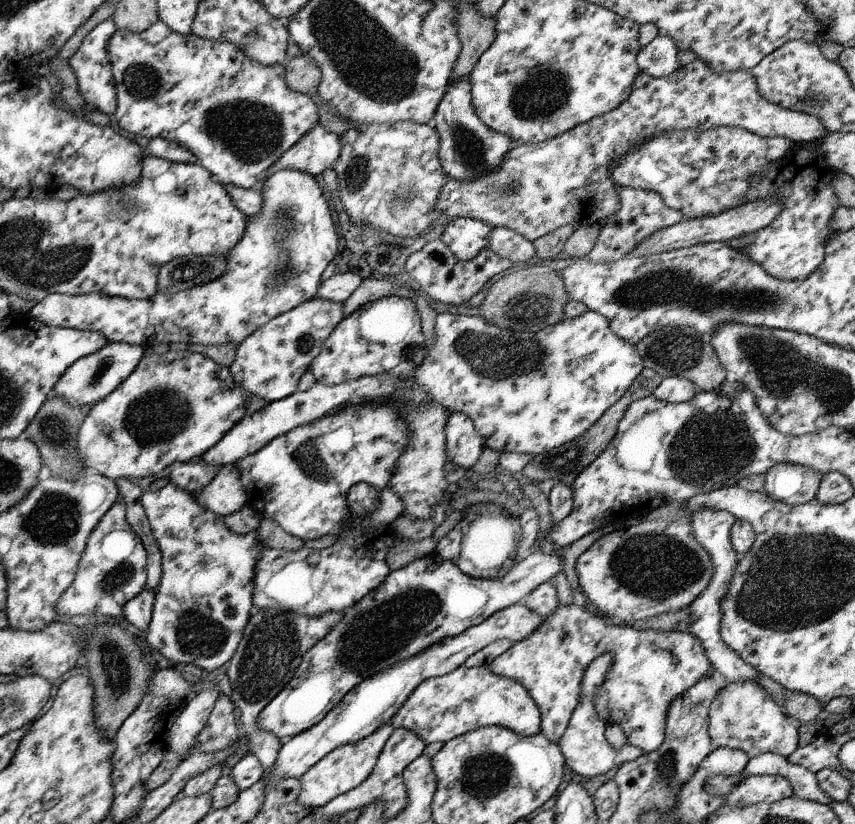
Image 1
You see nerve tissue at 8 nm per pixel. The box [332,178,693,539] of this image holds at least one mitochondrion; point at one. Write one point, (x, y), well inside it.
(492, 358)

